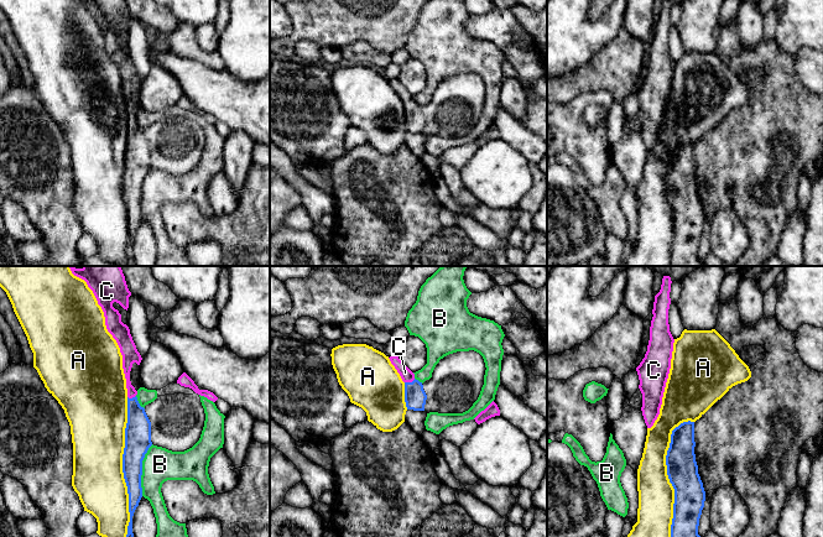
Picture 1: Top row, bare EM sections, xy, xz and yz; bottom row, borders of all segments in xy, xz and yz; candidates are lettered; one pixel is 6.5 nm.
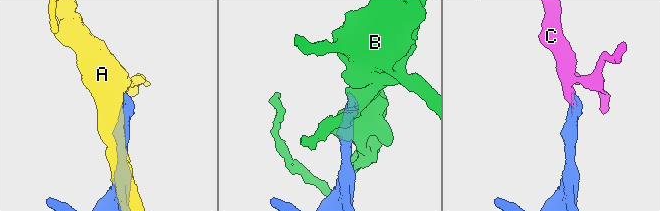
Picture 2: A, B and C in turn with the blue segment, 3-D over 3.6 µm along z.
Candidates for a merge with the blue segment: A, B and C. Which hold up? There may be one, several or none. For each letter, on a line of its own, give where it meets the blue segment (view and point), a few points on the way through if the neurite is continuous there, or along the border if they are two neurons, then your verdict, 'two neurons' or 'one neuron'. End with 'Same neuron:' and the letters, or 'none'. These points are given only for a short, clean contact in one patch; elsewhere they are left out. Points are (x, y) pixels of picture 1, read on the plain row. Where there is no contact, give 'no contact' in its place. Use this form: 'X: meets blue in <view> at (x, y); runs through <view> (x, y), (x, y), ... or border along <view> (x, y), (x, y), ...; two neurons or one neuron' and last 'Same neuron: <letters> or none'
A: meets blue in xy at (123, 193); two neurons
B: meets blue in xy at (141, 193); two neurons
C: meets blue in xz at (410, 105); runs through xz (415, 119), (410, 105), (405, 95); one neuron
Same neuron: C

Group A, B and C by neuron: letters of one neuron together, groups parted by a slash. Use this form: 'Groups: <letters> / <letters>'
Groups: A / B / C

